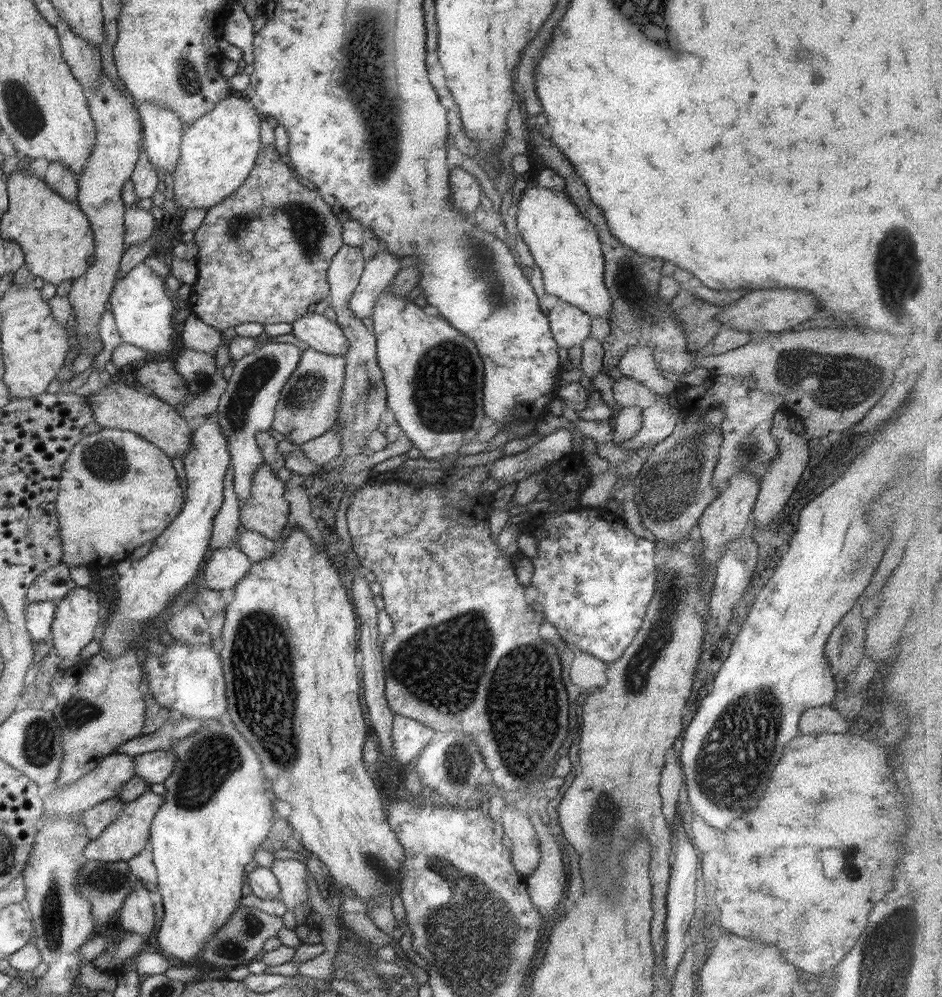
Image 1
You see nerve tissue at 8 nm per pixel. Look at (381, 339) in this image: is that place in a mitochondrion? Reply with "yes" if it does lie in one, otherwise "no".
no

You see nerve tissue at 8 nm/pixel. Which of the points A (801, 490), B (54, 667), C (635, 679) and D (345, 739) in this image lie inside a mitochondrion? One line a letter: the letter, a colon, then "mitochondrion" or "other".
A: other
B: other
C: mitochondrion
D: other

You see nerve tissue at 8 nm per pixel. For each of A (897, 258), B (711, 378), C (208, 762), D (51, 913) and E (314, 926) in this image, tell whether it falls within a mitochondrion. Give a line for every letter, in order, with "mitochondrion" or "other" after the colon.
A: mitochondrion
B: other
C: mitochondrion
D: mitochondrion
E: other

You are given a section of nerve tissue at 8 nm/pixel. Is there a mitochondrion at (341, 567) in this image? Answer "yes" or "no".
no

